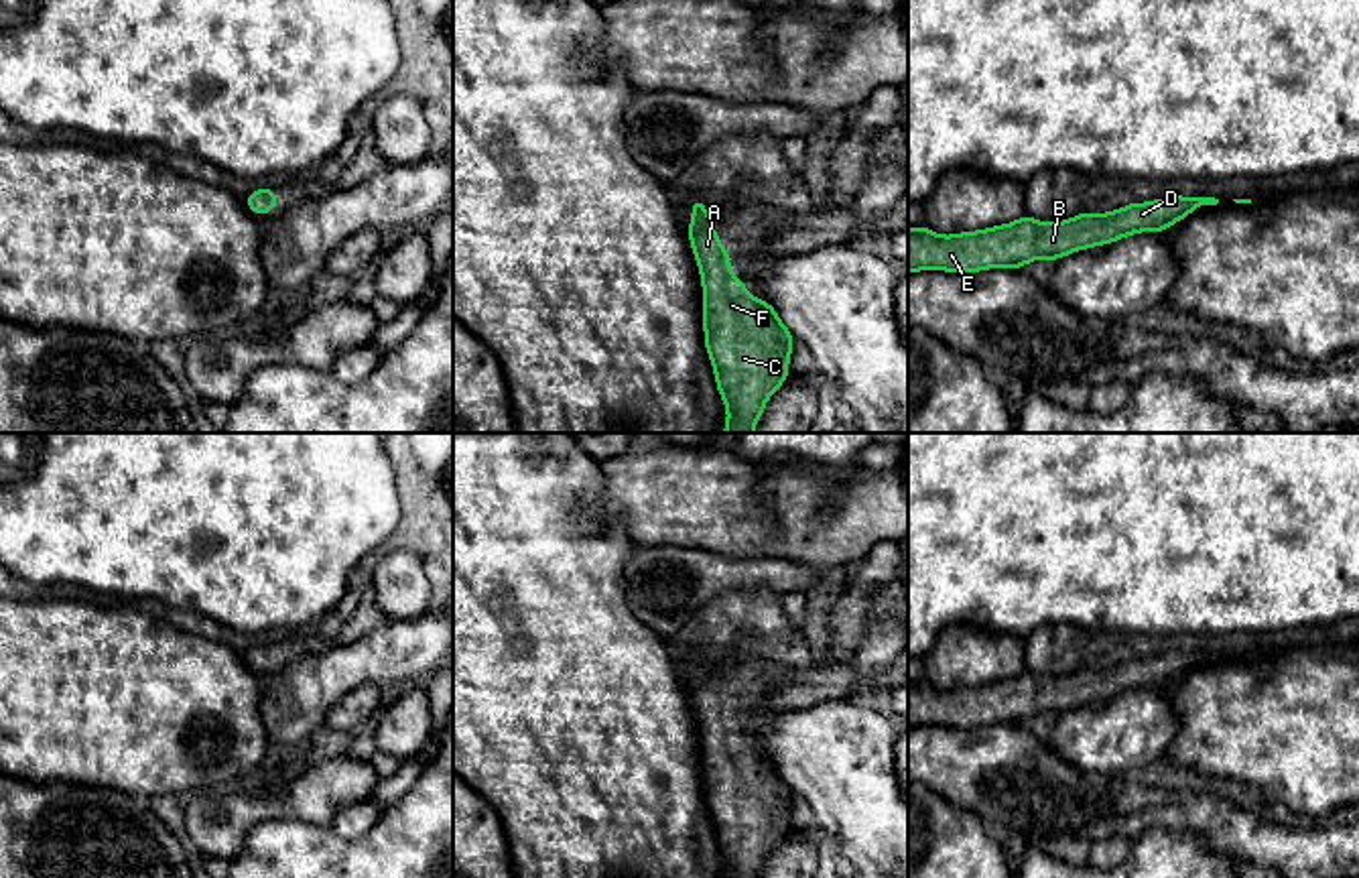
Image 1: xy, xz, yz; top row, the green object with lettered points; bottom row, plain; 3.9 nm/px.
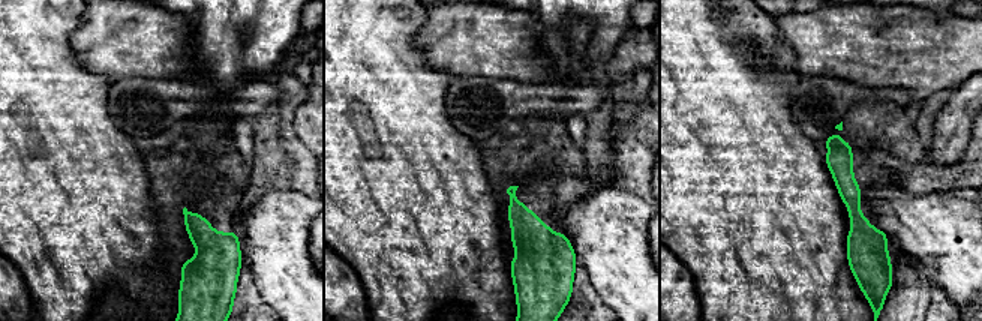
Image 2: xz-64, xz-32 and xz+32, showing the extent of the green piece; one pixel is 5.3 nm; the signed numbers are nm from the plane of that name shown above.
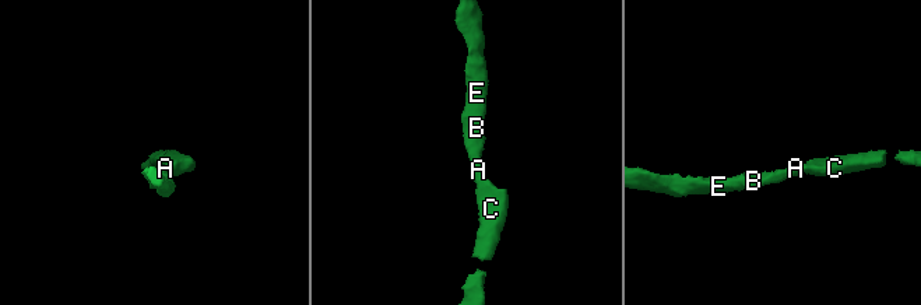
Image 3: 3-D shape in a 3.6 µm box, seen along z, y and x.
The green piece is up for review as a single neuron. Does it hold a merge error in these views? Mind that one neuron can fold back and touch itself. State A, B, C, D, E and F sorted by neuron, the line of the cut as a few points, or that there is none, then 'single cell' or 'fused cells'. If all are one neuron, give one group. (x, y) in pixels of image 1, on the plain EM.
groups A B C D E F; cut none; single cell

